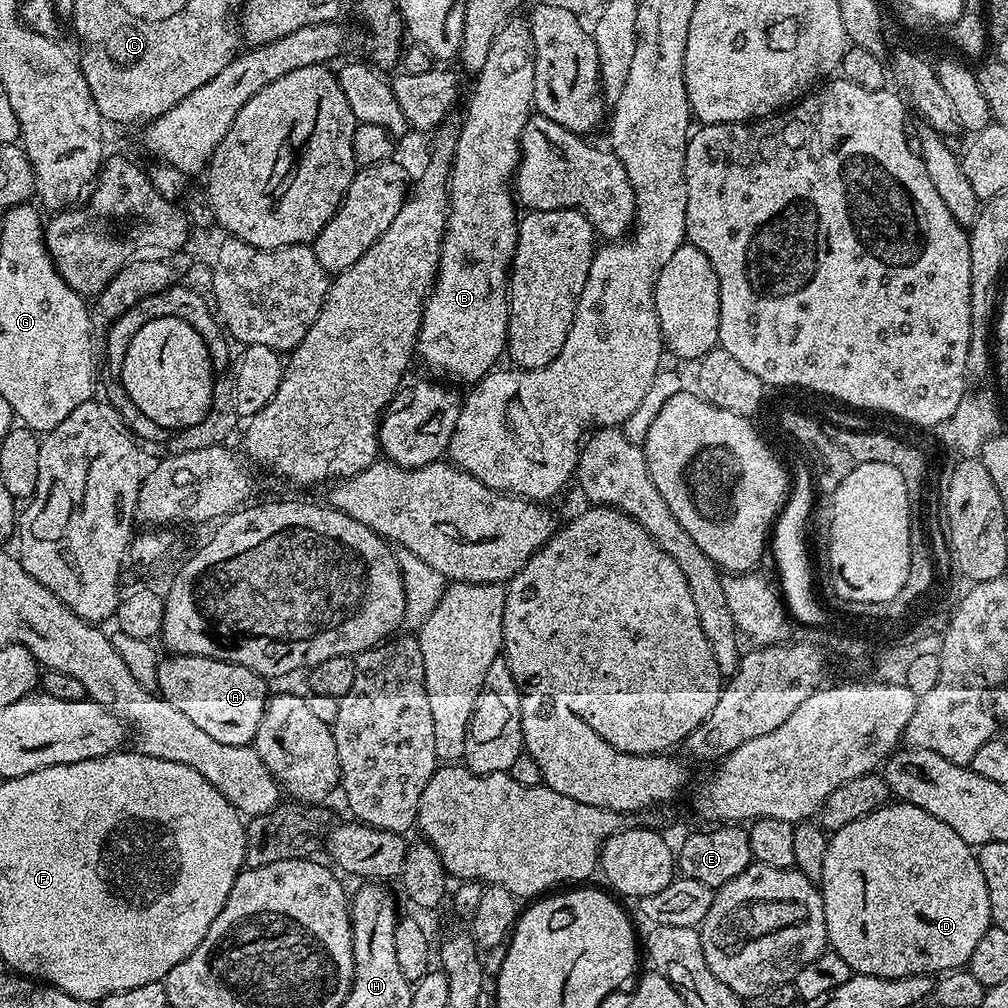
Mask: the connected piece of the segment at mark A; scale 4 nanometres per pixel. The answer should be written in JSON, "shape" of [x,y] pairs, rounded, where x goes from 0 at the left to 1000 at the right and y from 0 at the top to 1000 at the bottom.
{"shape":[[[167,649],[155,660],[154,686],[169,700],[181,704],[192,720],[204,724],[208,732],[224,736],[224,740],[249,739],[254,732],[256,716],[260,716],[266,698],[267,676],[239,659],[210,655],[206,651]]]}

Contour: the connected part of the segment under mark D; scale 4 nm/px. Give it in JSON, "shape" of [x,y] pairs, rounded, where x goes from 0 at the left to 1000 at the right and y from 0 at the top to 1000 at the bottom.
{"shape":[[[882,796],[874,802],[860,806],[855,812],[835,819],[831,824],[821,829],[819,851],[815,854],[815,871],[812,875],[815,899],[819,907],[819,927],[821,940],[830,944],[849,966],[867,966],[871,970],[895,970],[896,968],[916,968],[918,966],[936,966],[945,962],[952,962],[959,957],[962,946],[966,946],[966,938],[980,921],[985,920],[982,907],[982,887],[978,883],[978,871],[974,871],[974,863],[969,846],[965,838],[960,837],[938,815],[931,815],[927,808],[919,808],[906,798],[896,796]]]}

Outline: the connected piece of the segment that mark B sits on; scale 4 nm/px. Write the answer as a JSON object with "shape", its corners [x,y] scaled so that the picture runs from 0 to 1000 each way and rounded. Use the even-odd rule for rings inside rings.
{"shape":[[[523,19],[505,20],[490,38],[478,69],[471,72],[472,84],[464,95],[464,108],[456,119],[448,174],[444,176],[444,218],[440,222],[440,236],[437,240],[437,266],[421,300],[411,346],[415,357],[423,364],[430,365],[434,374],[445,373],[448,377],[463,379],[476,377],[495,362],[492,360],[496,353],[498,357],[504,344],[505,266],[512,247],[514,221],[514,202],[506,180],[516,159],[516,134],[524,116],[530,111],[531,61]]]}

